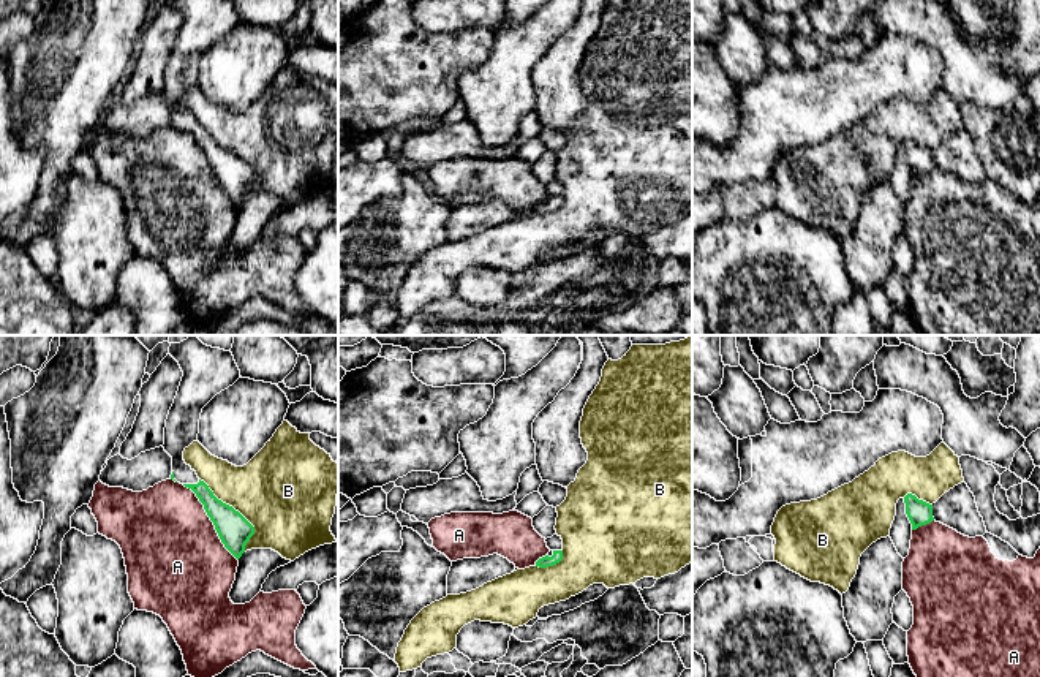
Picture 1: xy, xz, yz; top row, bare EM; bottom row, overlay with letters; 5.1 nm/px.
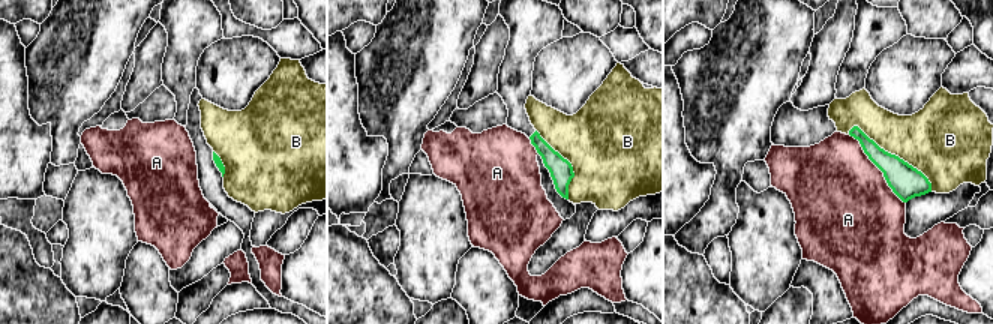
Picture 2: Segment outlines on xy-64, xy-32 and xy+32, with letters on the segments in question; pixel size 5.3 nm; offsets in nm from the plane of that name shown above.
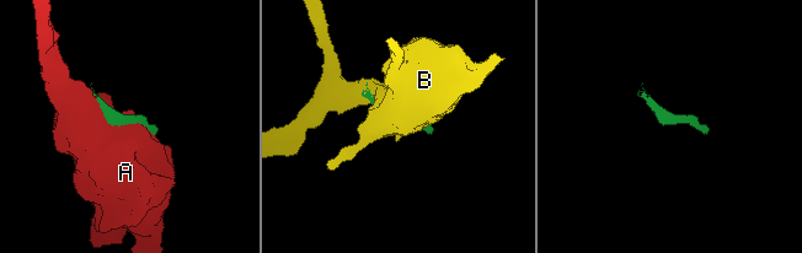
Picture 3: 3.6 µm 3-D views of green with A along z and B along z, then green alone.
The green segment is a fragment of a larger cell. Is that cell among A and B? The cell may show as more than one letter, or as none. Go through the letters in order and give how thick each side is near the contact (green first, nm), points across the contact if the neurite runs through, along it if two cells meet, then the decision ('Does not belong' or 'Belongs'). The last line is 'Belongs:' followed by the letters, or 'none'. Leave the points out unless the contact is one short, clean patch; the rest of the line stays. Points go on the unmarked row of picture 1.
A: Thickness 170 nm (green) against 480 nm. Does not belong
B: Thickness 170 nm (green) against 460 nm. Does not belong
Belongs: none

